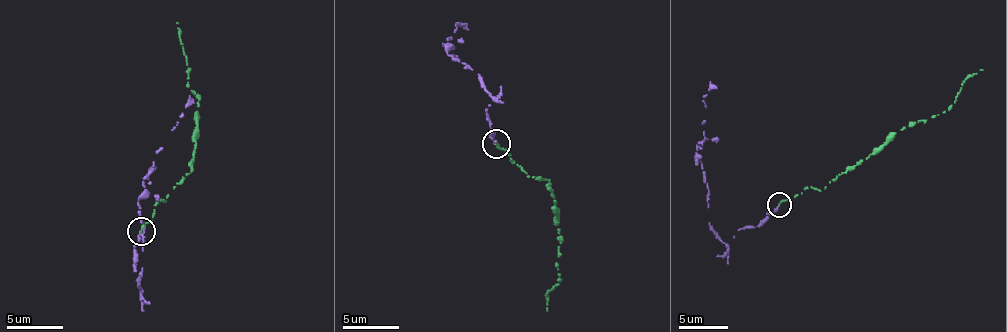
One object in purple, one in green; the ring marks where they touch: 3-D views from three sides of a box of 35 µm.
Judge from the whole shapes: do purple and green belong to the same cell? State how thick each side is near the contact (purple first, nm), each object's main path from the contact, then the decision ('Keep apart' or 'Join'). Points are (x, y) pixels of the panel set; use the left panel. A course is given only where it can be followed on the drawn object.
Thickness 150 nm (purple) against 180 nm. Course of purple: (140, 231), (133, 270), (141, 289), (143, 222), (137, 199), (146, 189), (142, 181), (194, 99). Course of green: (140, 231), (158, 202), (165, 202), (190, 173), (195, 151), (194, 114), (199, 99), (188, 85), (177, 22). Keep apart

